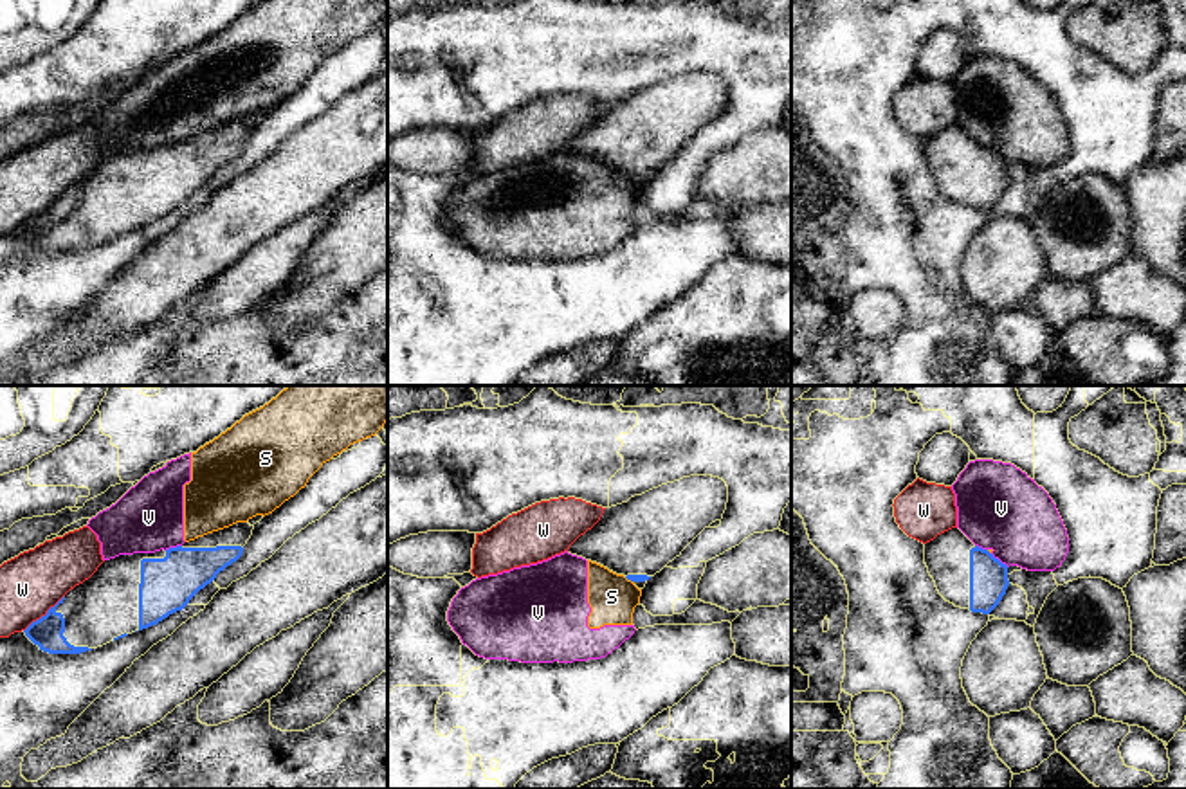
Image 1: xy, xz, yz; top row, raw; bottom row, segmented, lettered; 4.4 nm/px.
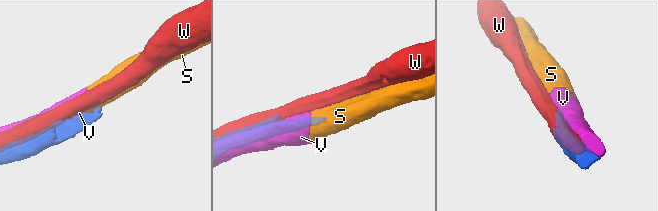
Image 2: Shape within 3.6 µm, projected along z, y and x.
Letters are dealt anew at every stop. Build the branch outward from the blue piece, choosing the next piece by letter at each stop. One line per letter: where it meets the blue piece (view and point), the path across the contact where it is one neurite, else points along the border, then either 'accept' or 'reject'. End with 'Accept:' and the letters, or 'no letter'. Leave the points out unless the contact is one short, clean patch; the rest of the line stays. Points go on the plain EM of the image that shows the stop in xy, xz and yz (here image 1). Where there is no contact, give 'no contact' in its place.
S: meets blue in xz at (629, 175); border along xz (624, 173), (633, 179); reject
V: meets blue in yz at (997, 155); reject
W: meets blue in xy at (45, 211); reject
Accept: no letter

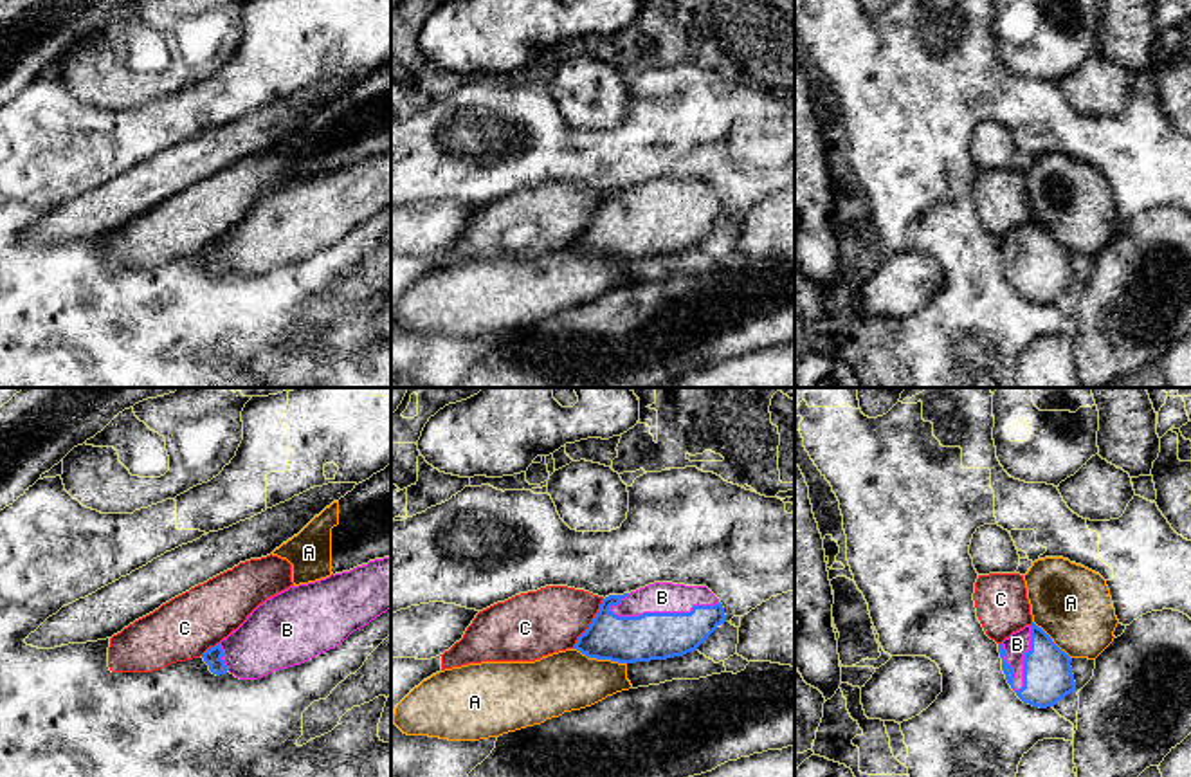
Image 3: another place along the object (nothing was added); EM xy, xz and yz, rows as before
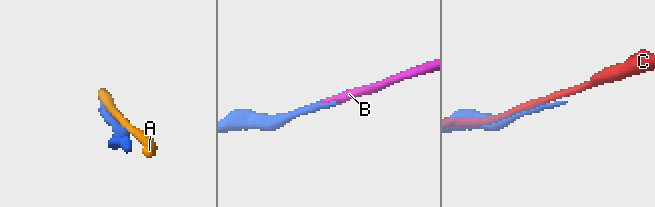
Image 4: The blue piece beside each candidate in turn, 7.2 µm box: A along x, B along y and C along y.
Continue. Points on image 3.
A: meets blue in xz at (600, 255); reject
B: meets blue in xz at (663, 210); accept
C: meets blue in xz at (590, 220); reject
Accept: B

